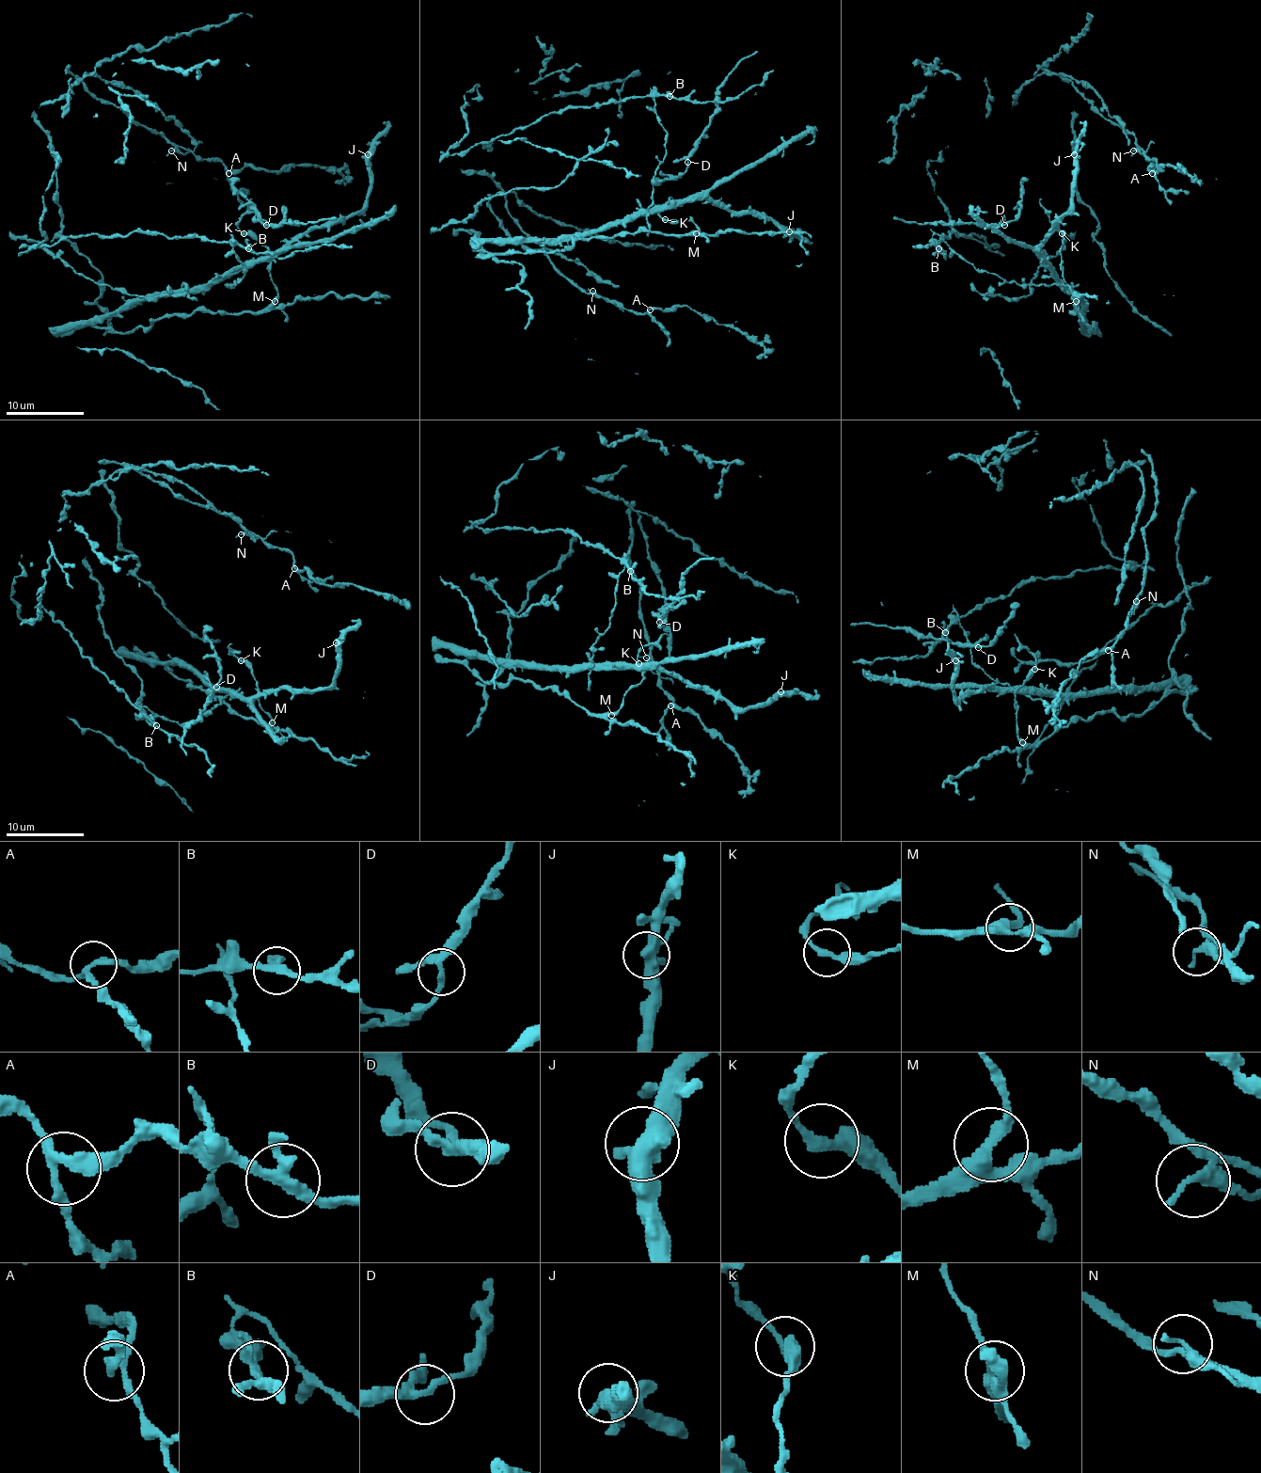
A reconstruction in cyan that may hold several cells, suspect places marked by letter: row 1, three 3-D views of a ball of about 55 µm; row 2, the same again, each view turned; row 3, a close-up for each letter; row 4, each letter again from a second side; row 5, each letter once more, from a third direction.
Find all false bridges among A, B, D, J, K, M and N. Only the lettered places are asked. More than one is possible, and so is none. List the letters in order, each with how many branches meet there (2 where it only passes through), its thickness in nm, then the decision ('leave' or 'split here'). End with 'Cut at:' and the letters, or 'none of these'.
A: 3 branches meet; 260 nm thick; leave
B: 3 branches meet; 240 nm thick; leave
D: 3 branches meet; 240 nm thick; leave
J: 3 branches meet; 440 nm thick; leave
K: 2 branches meet; 300 nm thick; leave
M: 3 branches meet; 320 nm thick; leave
N: 3 branches meet; 200 nm thick; leave
Cut at: none of these

